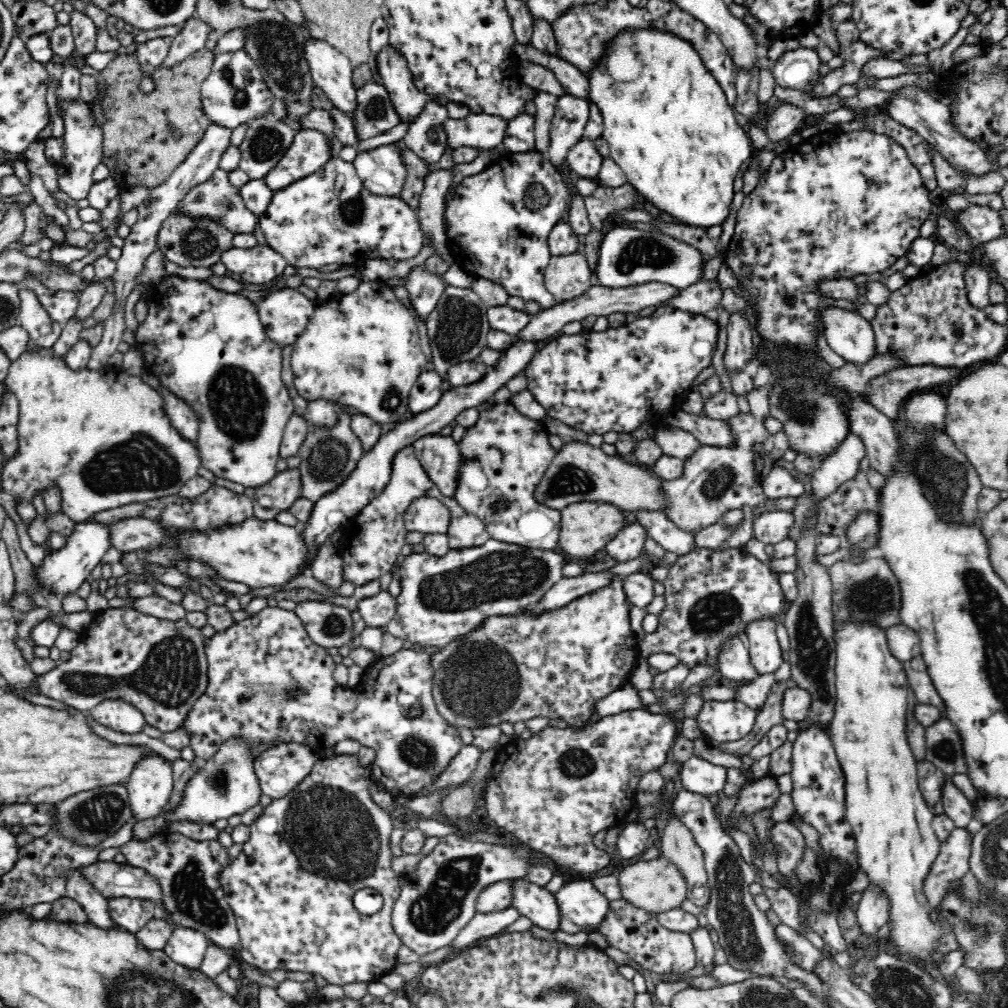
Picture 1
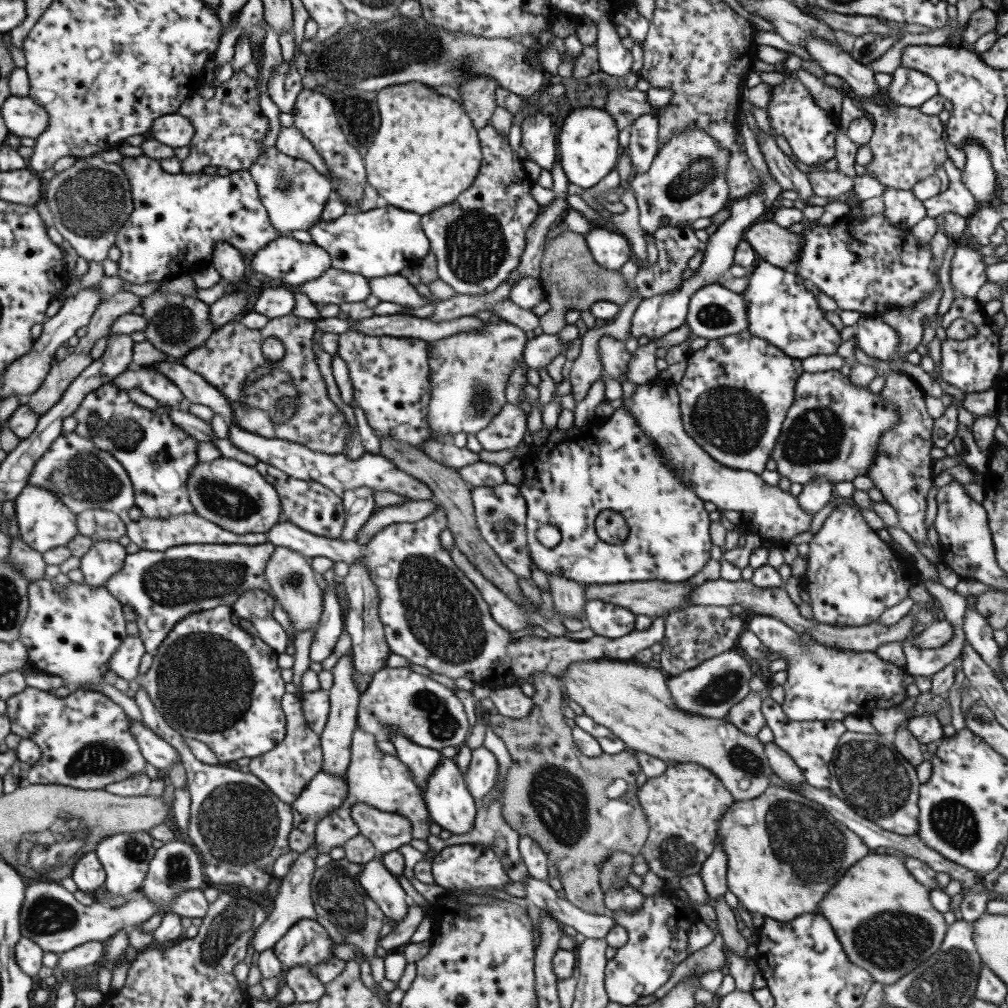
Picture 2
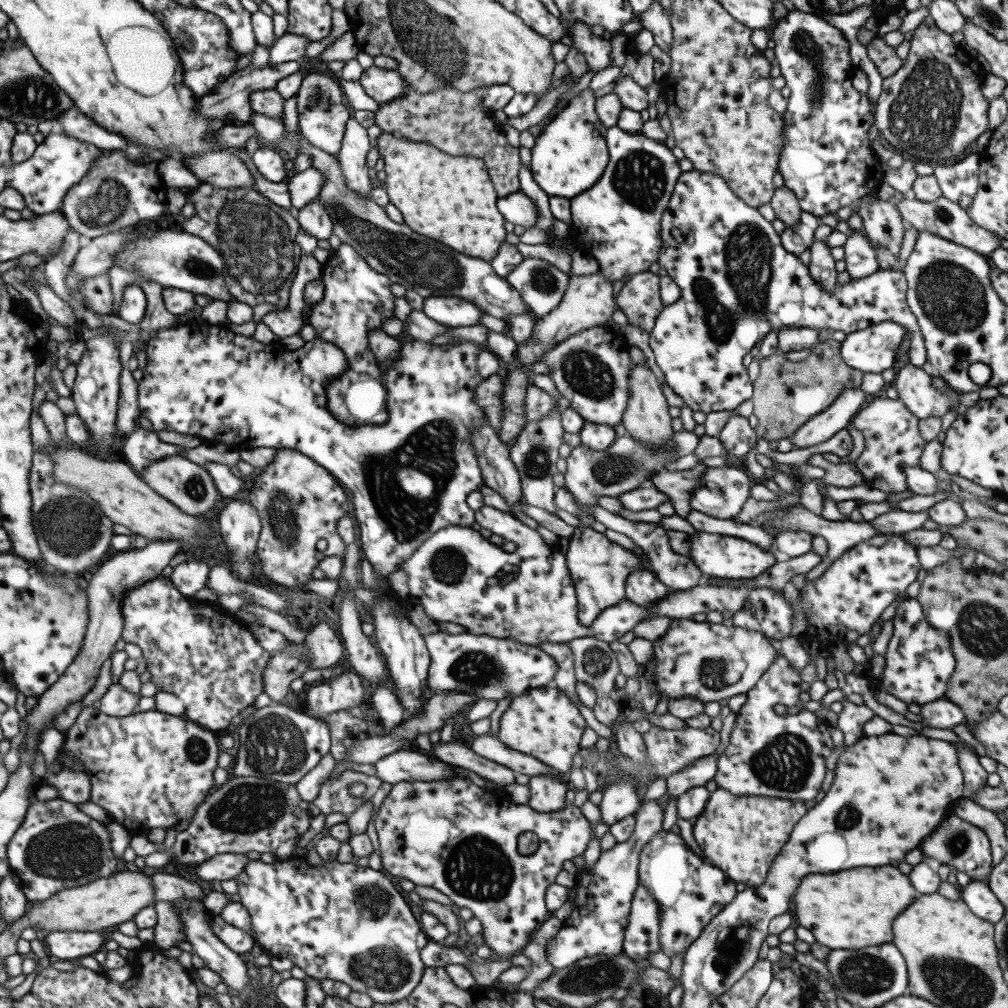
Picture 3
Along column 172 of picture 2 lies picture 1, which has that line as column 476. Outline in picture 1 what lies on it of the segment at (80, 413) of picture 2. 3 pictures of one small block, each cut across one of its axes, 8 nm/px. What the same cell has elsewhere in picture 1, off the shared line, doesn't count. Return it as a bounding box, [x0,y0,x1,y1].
[455,401,561,550]

